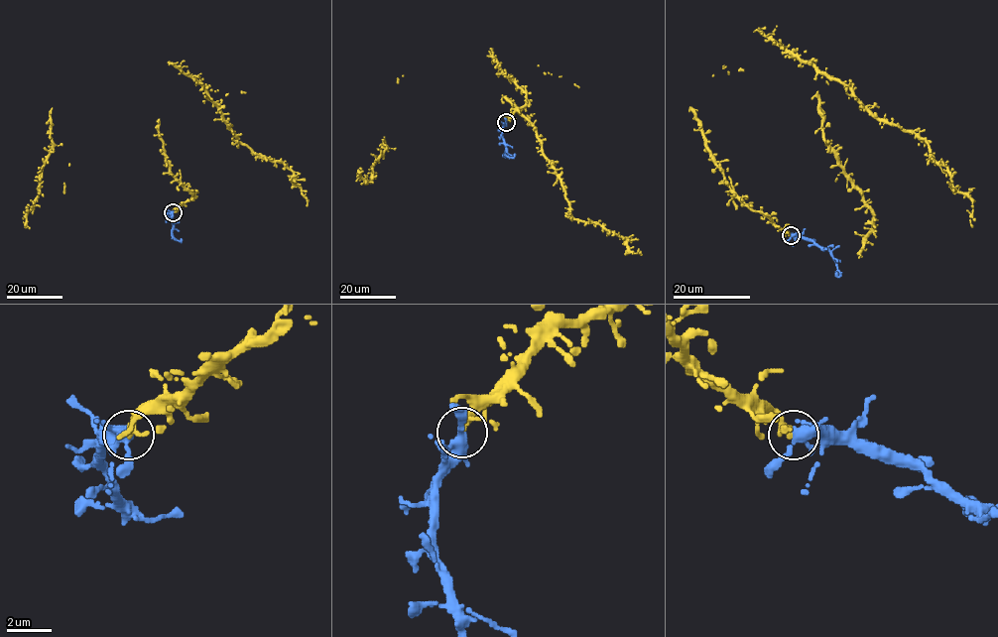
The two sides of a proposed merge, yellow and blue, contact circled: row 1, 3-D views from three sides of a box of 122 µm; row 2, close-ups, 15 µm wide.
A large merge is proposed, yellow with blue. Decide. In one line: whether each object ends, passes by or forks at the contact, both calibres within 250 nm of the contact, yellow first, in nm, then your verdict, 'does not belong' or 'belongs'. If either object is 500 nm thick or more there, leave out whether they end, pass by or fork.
yellow ends | blue forks | 360/300 nm | belongs

